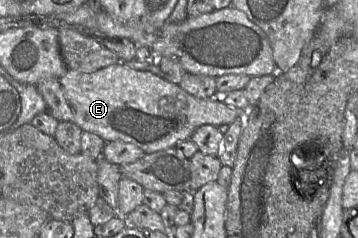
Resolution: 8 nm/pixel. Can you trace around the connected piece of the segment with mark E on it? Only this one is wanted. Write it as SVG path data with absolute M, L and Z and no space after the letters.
M122 62L104 67L92 73L68 69L61 78L48 78L36 85L46 103L46 112L58 121L69 121L83 131L100 136L105 142L123 141L142 149L145 153L174 148L179 142L189 140L194 131L202 125L230 125L241 118L247 109L236 109L220 98L197 98L163 77L149 71L126 66Z

